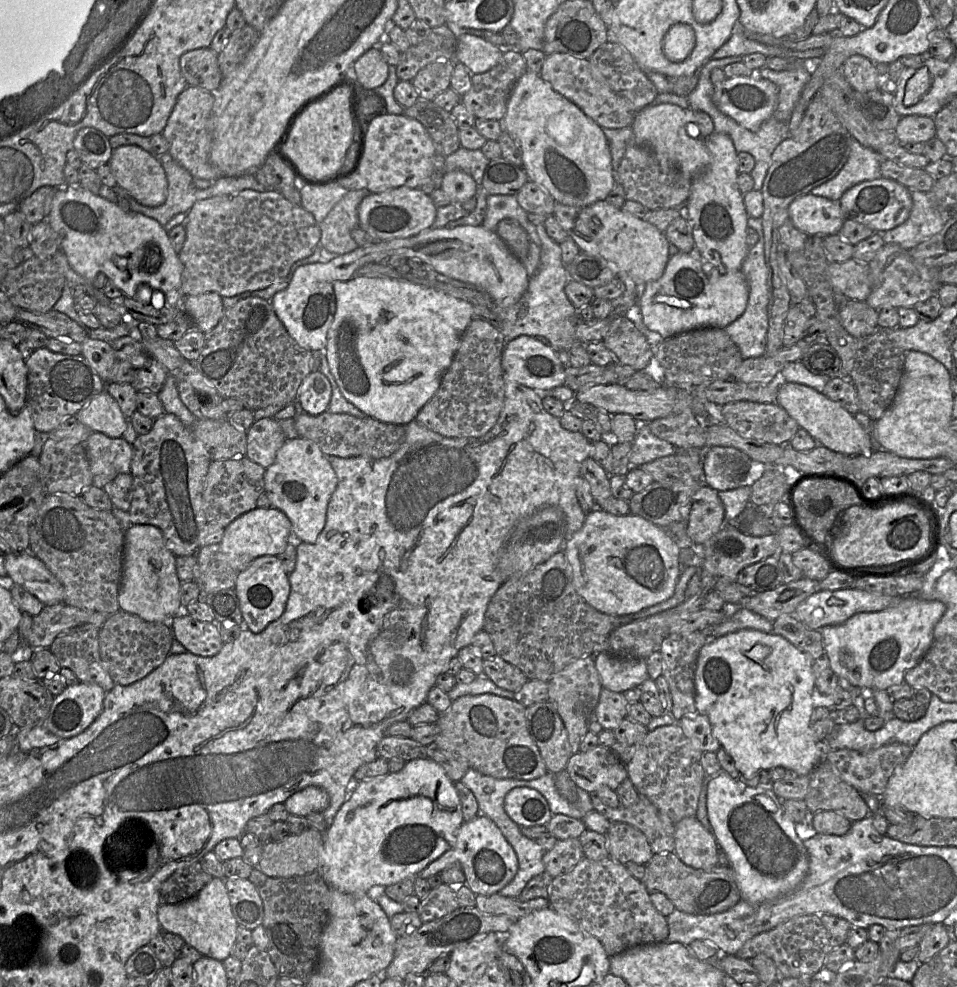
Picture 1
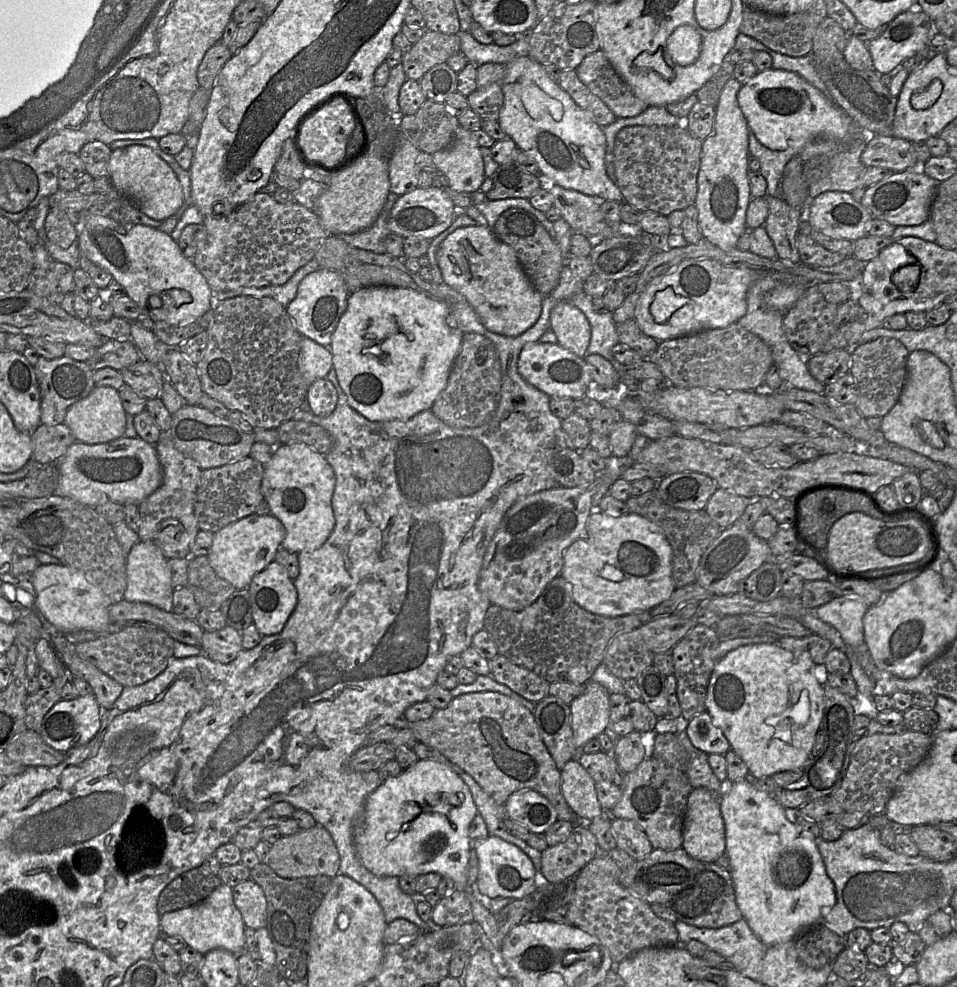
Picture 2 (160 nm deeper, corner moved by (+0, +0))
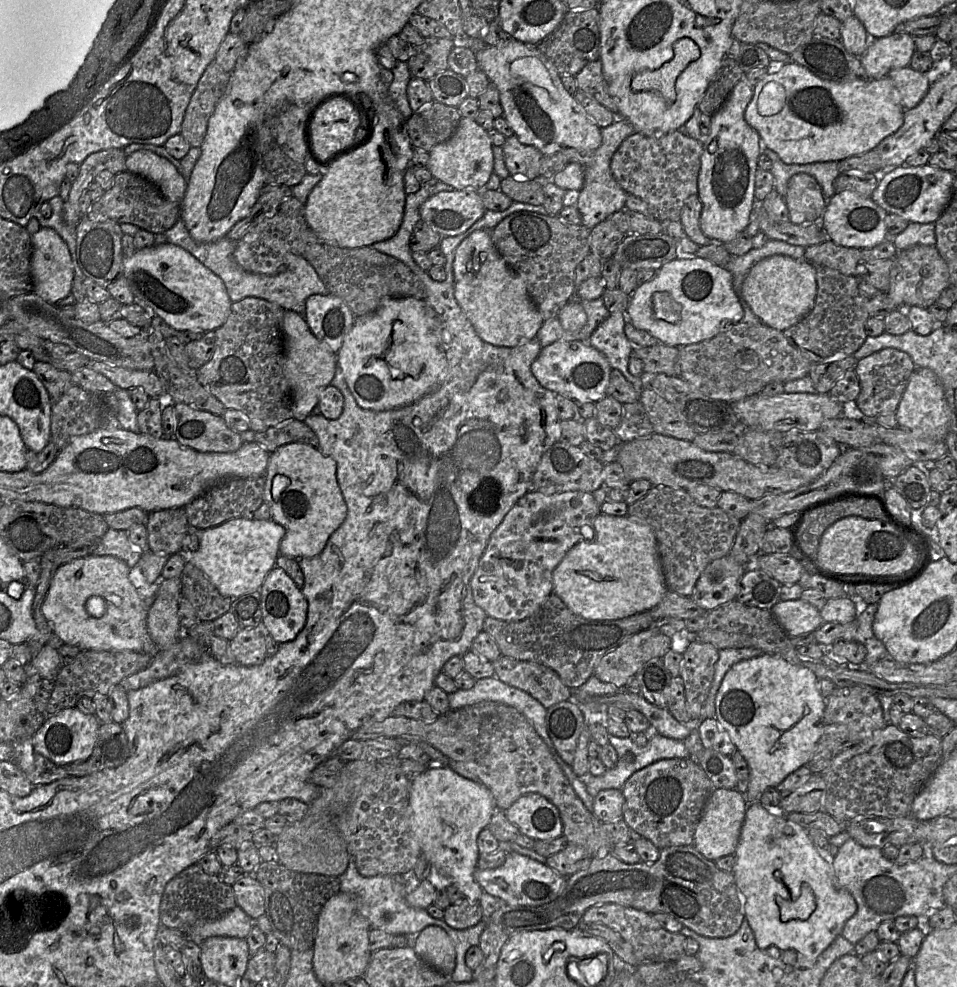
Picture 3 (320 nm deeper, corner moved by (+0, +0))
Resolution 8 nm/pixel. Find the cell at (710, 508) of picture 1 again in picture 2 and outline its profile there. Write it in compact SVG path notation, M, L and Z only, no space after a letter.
M717 488L708 500L705 511L722 529L731 527L743 515L750 504L747 498Z

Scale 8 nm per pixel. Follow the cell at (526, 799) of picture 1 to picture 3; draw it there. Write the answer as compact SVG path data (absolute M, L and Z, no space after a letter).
M528 793L504 811L521 834L535 840L552 840L563 835L559 811L545 797Z

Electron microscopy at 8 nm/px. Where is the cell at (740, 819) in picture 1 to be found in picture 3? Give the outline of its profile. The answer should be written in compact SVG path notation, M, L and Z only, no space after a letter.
M761 802L748 806L734 853L733 875L743 899L745 919L754 933L756 945L761 950L777 947L795 950L810 961L817 957L841 935L845 923L856 913L857 903L851 893L840 886L832 864L827 862L800 825L789 821L779 811L768 810Z

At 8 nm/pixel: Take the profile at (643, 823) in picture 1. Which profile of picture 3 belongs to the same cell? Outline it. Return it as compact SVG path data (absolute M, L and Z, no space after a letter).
M688 758L662 759L636 771L621 789L625 799L623 819L629 828L659 849L692 846L698 821L713 791L702 767Z

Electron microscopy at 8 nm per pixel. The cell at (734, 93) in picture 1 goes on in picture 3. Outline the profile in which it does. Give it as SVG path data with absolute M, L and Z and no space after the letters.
M790 61L781 66L775 64L769 67L768 74L753 88L753 97L745 110L745 121L785 164L839 162L864 154L896 132L904 121L905 109L889 76L837 83L821 79L806 67Z

